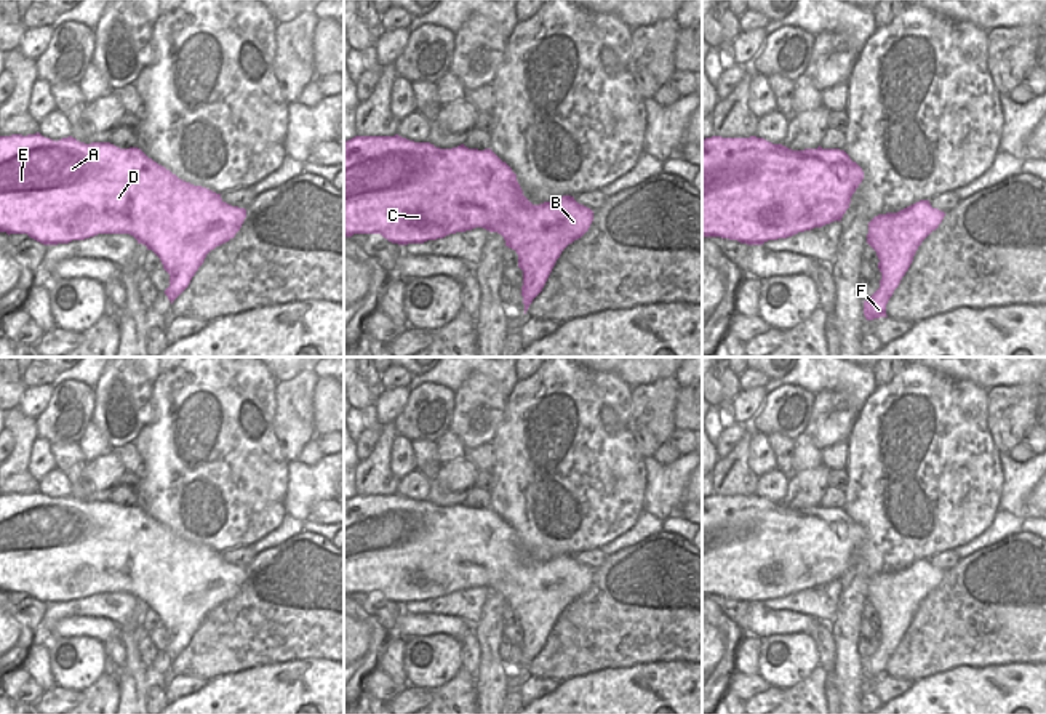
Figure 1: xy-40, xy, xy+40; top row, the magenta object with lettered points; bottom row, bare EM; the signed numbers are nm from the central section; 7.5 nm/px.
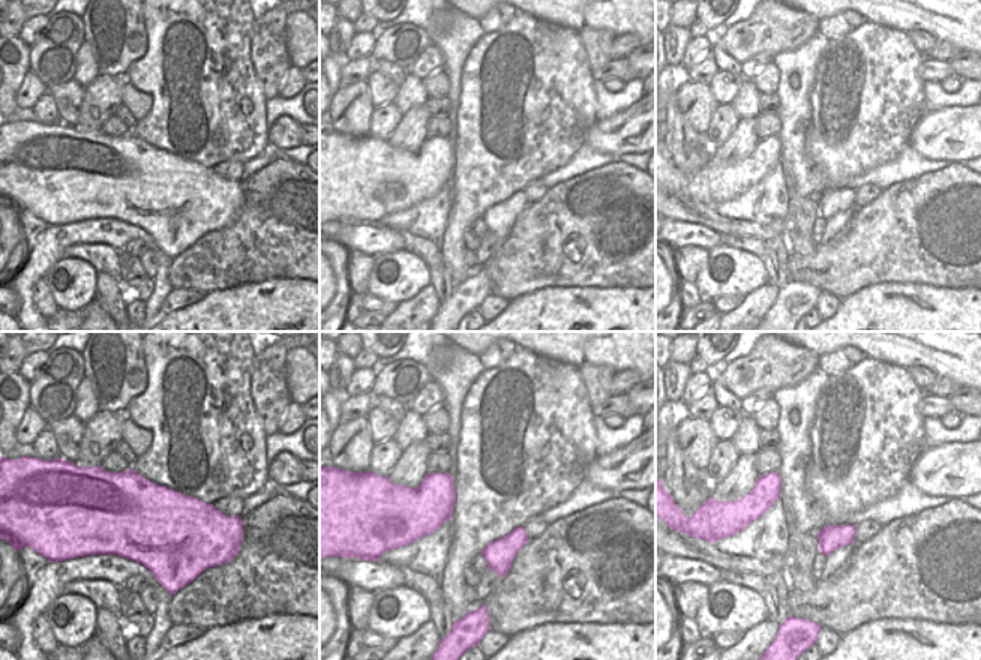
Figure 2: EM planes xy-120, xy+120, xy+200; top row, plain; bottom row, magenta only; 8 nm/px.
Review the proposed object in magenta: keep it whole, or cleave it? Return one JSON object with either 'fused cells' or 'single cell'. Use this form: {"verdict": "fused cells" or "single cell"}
{"verdict": "single cell"}

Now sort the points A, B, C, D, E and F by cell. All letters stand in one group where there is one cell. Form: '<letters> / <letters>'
A B C D E F

